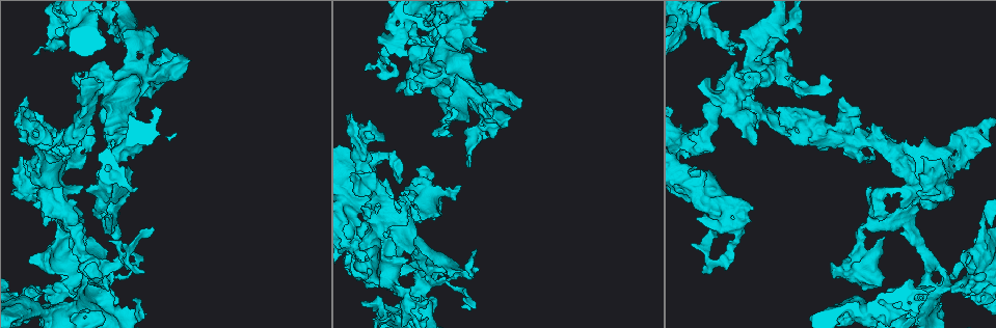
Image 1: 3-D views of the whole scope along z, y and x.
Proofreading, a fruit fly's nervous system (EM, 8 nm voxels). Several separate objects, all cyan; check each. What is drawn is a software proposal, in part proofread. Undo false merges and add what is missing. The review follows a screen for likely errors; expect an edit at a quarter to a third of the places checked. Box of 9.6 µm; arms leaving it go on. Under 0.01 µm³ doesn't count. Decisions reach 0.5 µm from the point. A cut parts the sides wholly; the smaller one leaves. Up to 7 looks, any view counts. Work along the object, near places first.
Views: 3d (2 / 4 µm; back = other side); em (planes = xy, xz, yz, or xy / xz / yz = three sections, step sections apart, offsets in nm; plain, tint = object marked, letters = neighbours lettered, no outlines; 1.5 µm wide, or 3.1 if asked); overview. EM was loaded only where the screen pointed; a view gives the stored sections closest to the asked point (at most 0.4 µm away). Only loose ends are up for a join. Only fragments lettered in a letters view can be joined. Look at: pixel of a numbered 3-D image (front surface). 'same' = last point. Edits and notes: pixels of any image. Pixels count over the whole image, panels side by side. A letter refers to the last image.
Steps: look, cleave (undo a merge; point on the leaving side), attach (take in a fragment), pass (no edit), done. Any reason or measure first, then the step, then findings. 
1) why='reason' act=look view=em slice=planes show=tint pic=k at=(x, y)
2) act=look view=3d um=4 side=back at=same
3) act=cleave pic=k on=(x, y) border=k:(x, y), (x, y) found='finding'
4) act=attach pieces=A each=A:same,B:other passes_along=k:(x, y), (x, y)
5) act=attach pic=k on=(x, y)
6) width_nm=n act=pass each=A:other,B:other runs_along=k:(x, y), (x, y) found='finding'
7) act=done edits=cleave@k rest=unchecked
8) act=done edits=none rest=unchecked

why='abrupt turn' act=look view=em slice=planes show=plain pic=1 at=(456, 36)

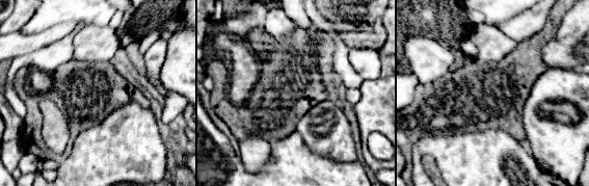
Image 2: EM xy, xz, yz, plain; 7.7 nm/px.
act=look view=em slice=planes show=tint at=same

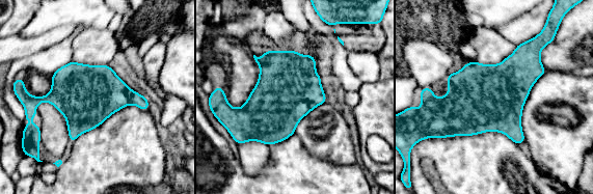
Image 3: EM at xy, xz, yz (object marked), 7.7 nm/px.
why='what lies round it' act=look view=em slice=planes show=letters at=same

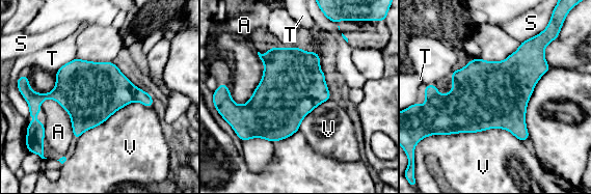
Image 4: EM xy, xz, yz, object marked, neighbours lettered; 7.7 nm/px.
width_nm=480 longest_contact=V:650nm act=pass each=A:other,S:other,T:other,V:other found='all the same neuron'

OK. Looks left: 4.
why='tapers out' act=look view=3d um=2 pic=1 at=(364, 70)

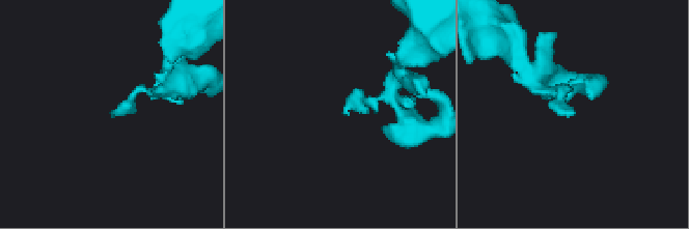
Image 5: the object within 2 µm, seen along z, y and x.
why='now the EM' act=look view=em slice=planes show=letters pic=5 at=(112, 111)

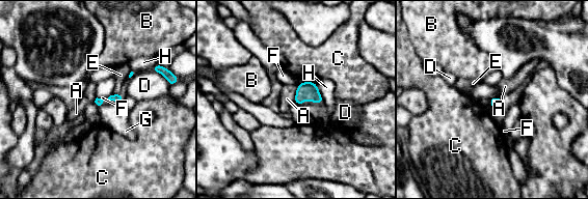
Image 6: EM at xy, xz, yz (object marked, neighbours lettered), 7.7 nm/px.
act=pass each=A:other,B:other,C:other,D:other,E:other,F:other,G:other,H:other found='no lettered fragment goes on from it'

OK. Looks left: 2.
act=done edits=none rest=unchecked

